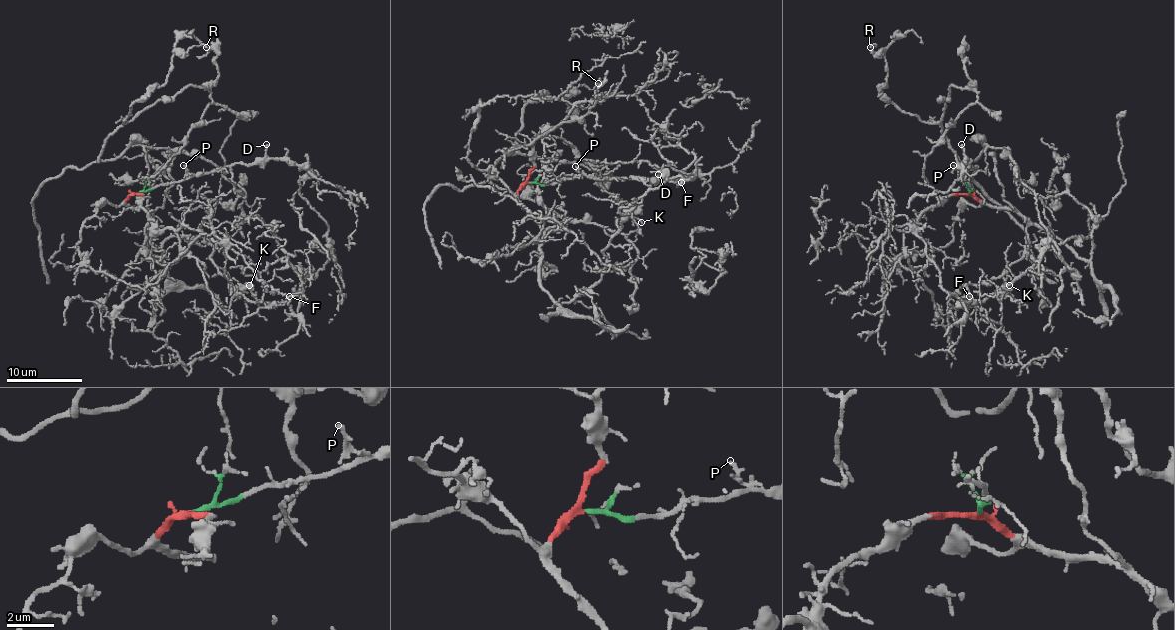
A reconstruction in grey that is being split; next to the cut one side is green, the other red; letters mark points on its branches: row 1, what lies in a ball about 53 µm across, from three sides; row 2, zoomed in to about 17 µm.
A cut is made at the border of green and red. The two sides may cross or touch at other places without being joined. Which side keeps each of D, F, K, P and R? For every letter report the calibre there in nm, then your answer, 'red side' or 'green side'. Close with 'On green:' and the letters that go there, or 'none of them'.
D: 180 nm thick; green side
F: 130 nm thick; red side
K: 140 nm thick; red side
P: 110 nm thick; green side
R: 130 nm thick; red side
On green: D, P

